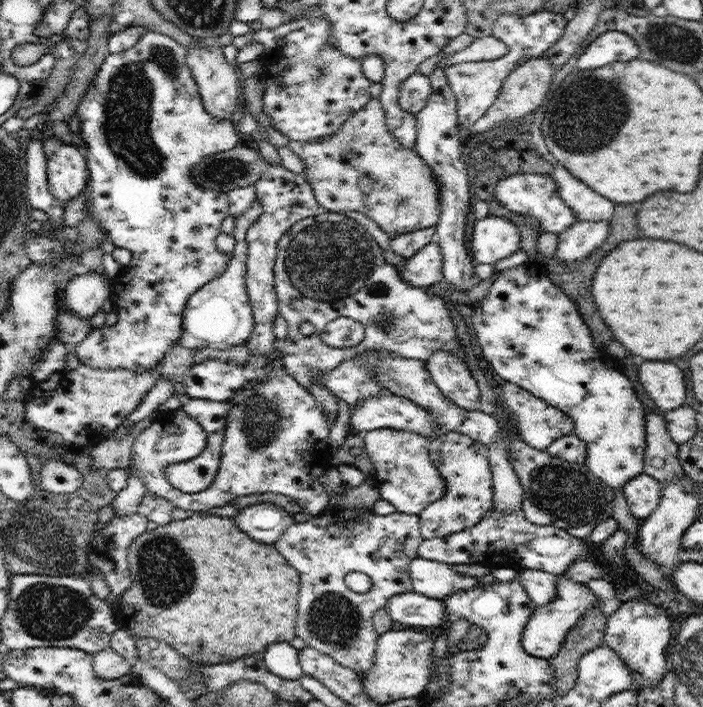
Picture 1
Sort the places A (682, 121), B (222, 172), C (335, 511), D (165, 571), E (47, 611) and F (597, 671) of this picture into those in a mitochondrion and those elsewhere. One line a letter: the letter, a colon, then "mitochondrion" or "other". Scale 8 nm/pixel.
A: other
B: mitochondrion
C: other
D: mitochondrion
E: mitochondrion
F: other

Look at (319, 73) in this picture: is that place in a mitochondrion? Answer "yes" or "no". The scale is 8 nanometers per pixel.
yes

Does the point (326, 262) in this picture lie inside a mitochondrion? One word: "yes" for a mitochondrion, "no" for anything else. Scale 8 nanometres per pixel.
yes

